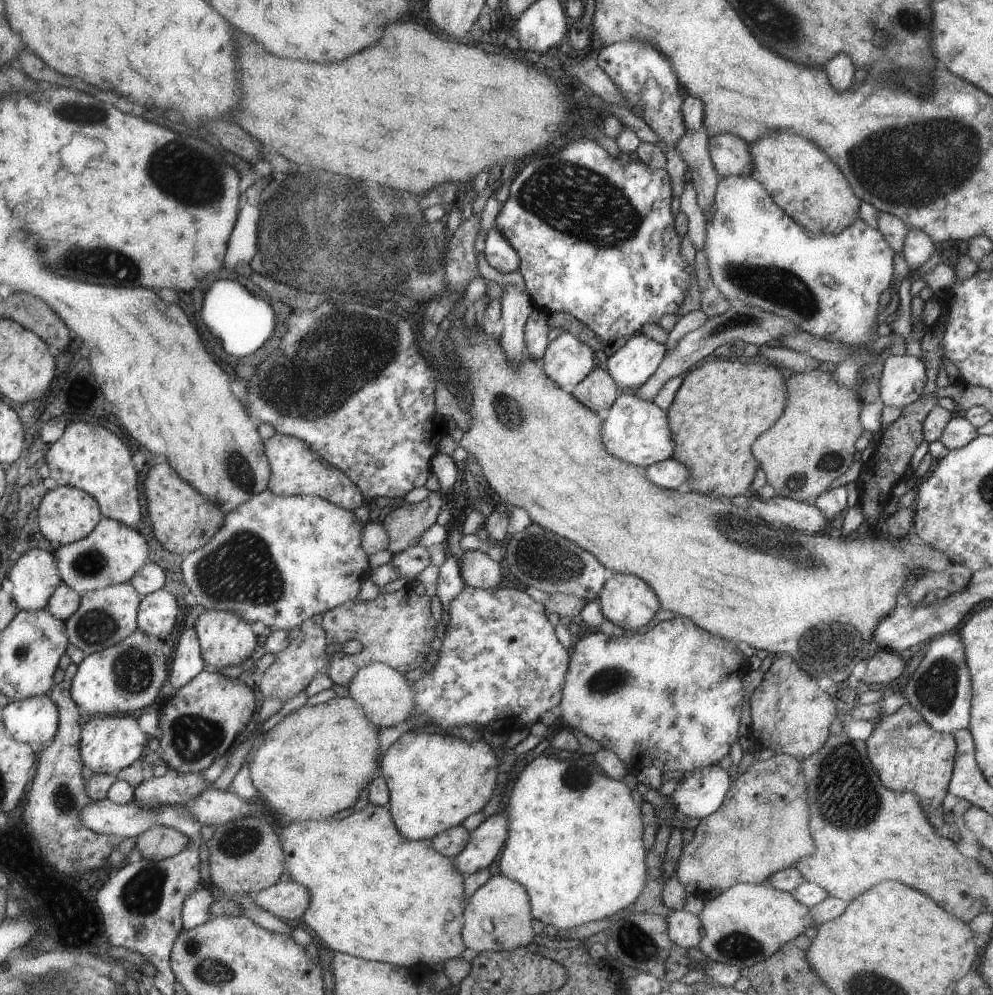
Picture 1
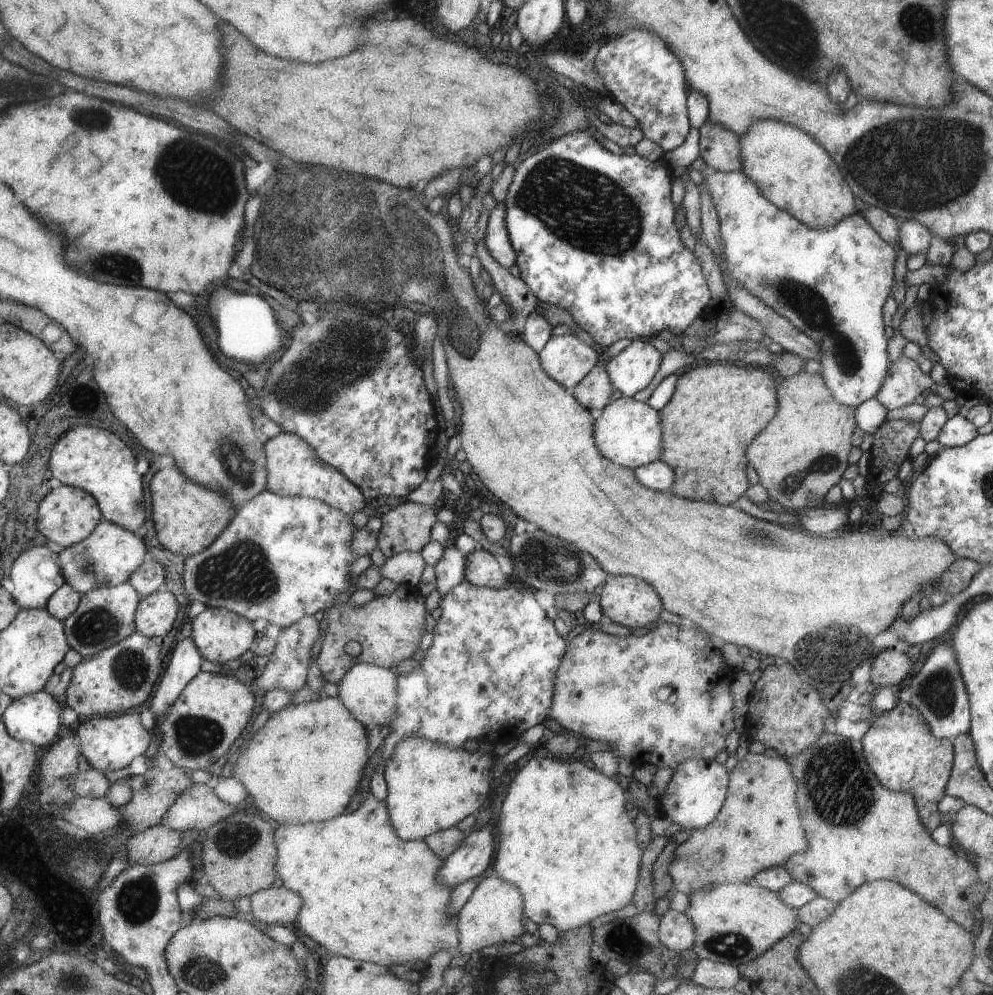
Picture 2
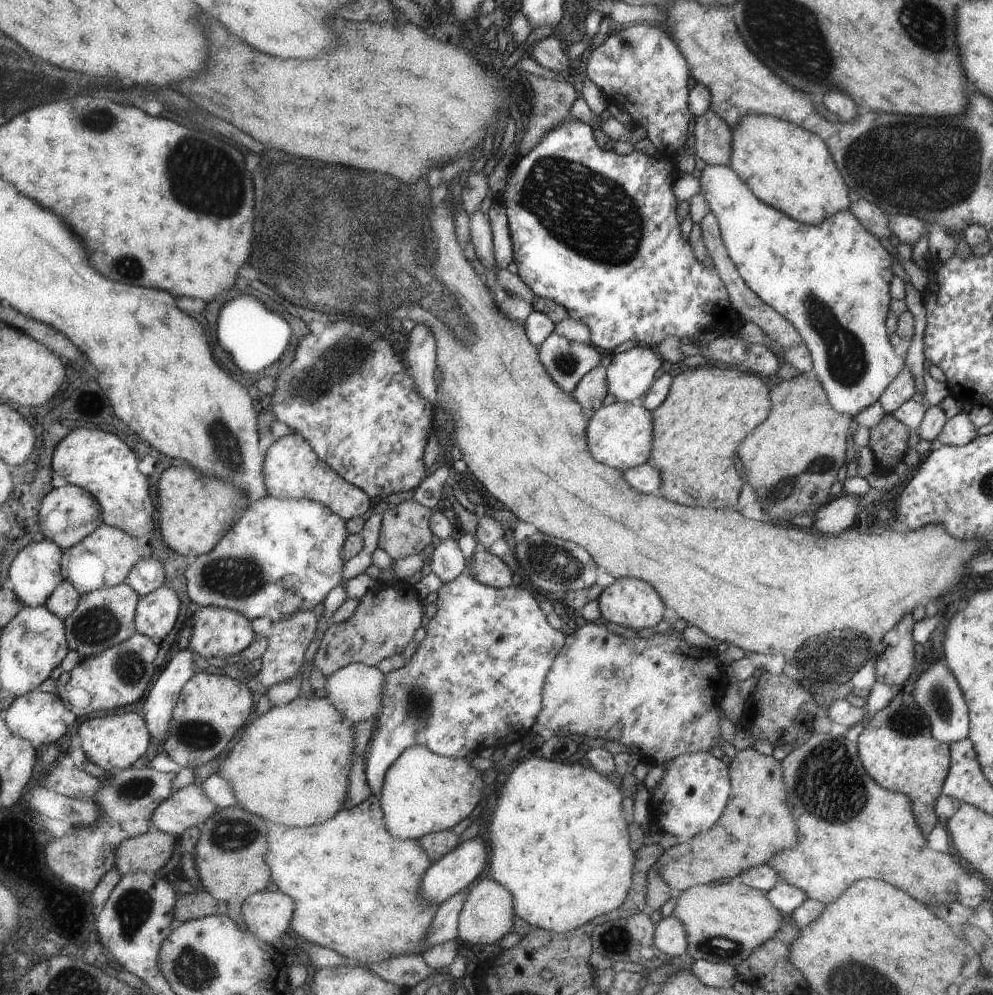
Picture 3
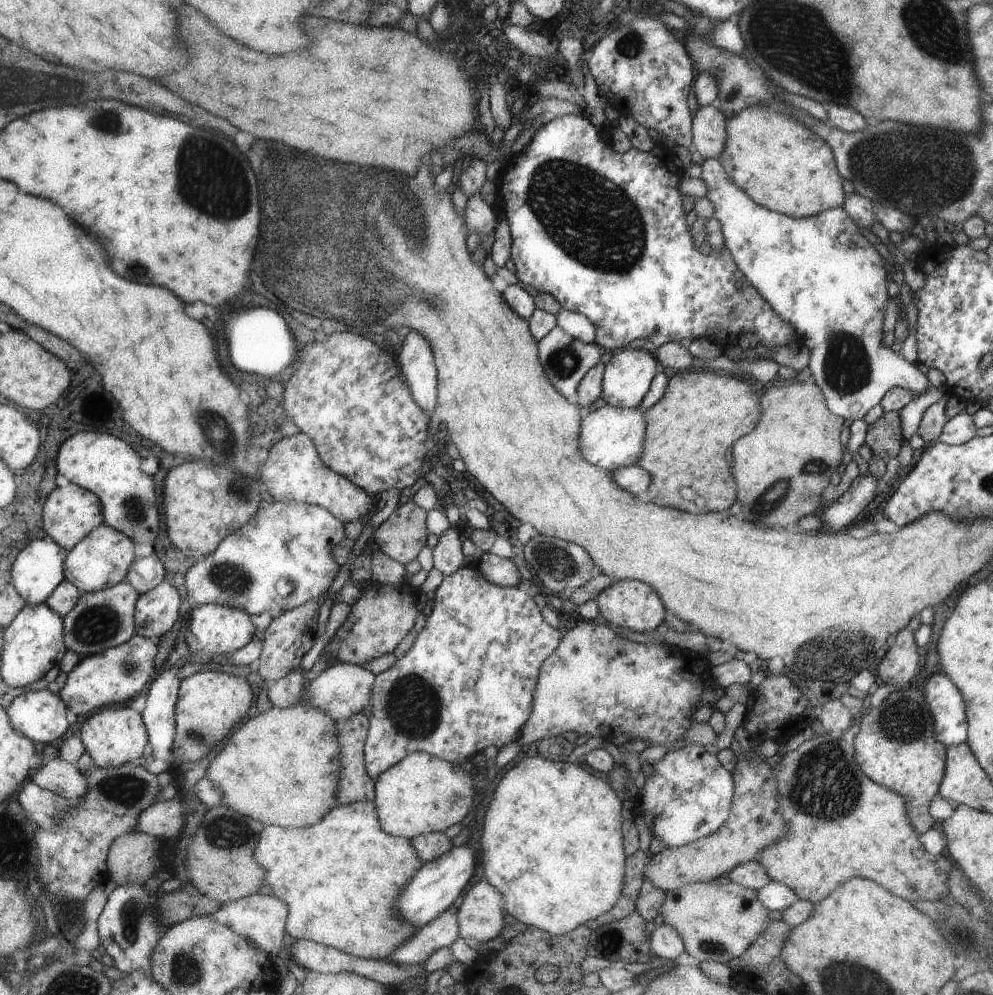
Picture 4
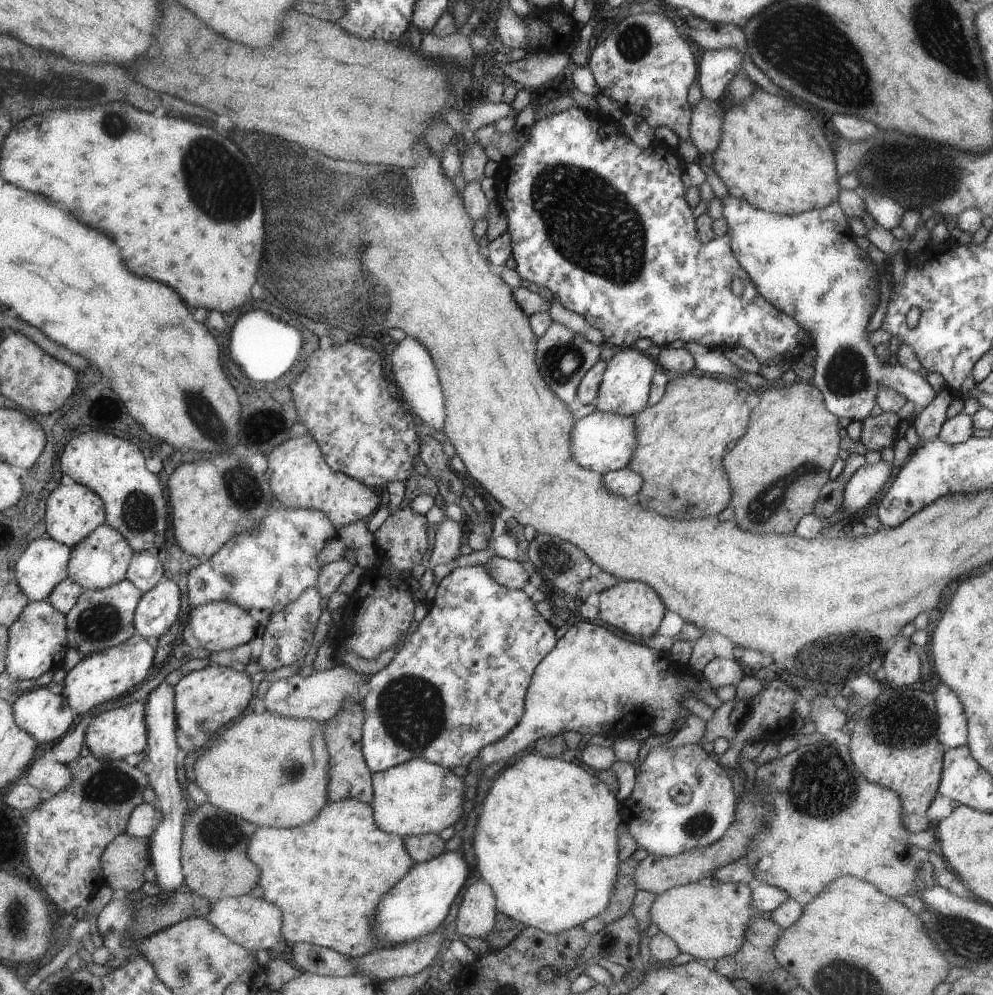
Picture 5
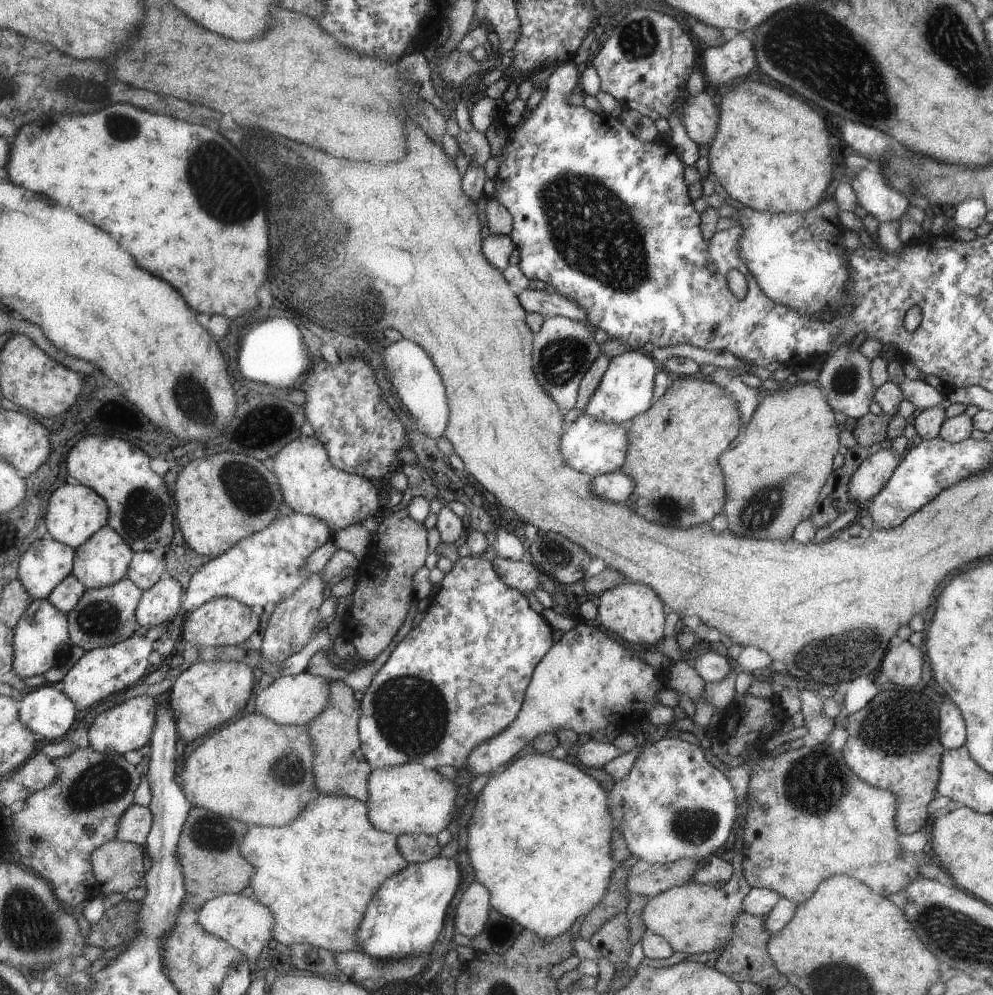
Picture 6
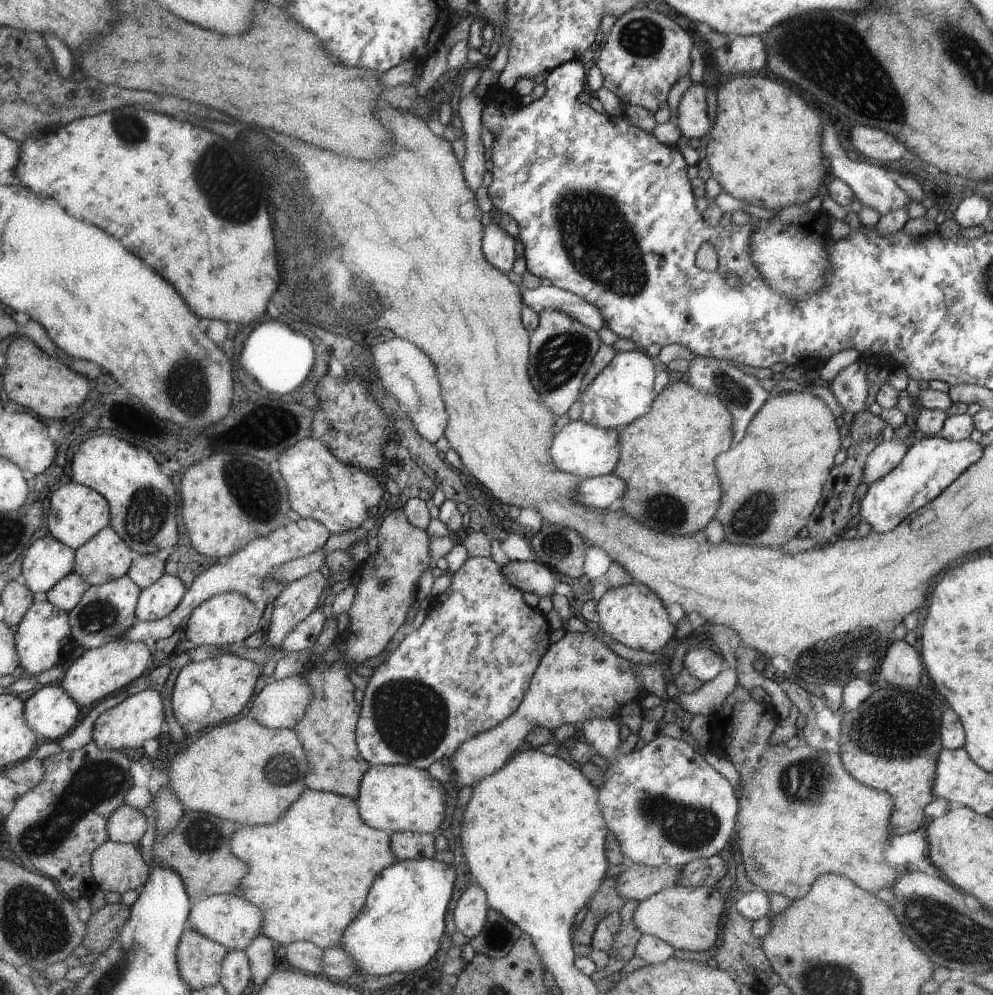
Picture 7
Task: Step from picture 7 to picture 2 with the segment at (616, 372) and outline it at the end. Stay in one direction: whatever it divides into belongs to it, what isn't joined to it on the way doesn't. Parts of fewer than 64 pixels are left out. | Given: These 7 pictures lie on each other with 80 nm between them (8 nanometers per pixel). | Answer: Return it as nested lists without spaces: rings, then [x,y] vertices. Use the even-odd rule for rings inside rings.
[[[633,339],[627,347],[604,363],[612,388],[618,390],[620,396],[632,397],[635,392],[645,388],[651,382],[660,362],[661,354],[649,342],[645,342],[645,339]]]

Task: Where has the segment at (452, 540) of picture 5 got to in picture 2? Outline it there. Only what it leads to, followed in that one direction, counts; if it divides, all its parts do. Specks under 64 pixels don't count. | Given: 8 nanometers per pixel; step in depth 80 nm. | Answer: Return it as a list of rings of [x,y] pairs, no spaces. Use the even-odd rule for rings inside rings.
[[[455,546],[443,548],[440,560],[433,565],[435,572],[435,590],[442,597],[451,587],[464,580],[465,559]]]

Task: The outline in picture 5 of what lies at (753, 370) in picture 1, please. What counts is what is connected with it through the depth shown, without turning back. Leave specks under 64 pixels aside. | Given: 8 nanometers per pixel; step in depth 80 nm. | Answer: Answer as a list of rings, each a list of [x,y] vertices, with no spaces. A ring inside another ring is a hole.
[[[685,373],[667,381],[663,396],[635,415],[637,444],[627,466],[643,478],[637,494],[643,508],[691,520],[715,516],[729,506],[732,487],[723,460],[729,447],[747,430],[751,407],[745,402],[747,395],[733,382]]]

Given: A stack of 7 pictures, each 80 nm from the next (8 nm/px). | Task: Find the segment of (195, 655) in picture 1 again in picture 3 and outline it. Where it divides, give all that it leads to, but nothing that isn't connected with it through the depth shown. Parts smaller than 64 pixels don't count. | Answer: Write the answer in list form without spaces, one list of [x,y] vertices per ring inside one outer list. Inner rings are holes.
[[[189,645],[179,649],[178,653],[166,664],[166,669],[158,673],[147,692],[147,696],[145,696],[145,701],[142,705],[144,718],[148,722],[148,727],[153,736],[153,744],[158,747],[159,751],[168,737],[170,722],[183,687],[198,671],[195,651]]]

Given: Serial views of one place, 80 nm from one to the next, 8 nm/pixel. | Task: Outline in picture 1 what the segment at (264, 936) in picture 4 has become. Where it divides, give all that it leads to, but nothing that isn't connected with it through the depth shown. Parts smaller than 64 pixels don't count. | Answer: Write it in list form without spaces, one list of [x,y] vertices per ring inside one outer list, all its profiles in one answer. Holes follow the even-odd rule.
[[[291,879],[256,892],[255,904],[288,924],[297,924],[311,900],[308,888]]]

